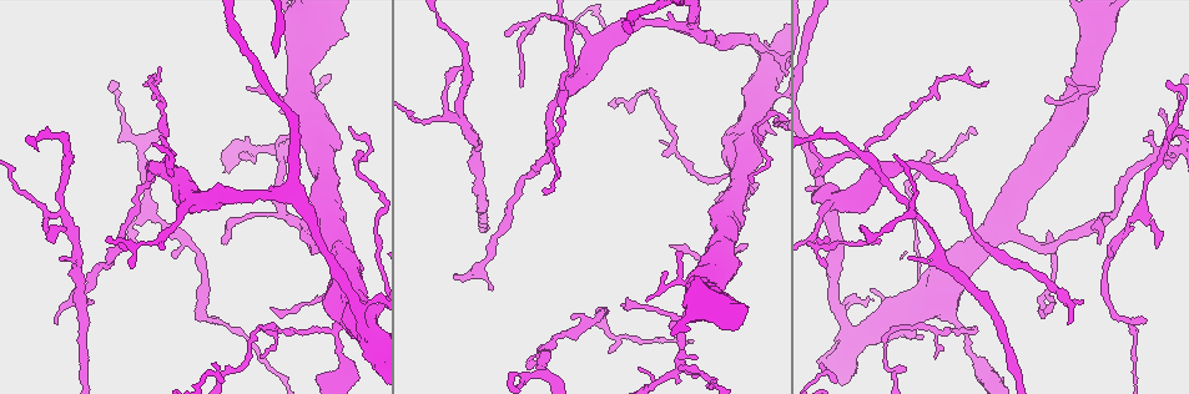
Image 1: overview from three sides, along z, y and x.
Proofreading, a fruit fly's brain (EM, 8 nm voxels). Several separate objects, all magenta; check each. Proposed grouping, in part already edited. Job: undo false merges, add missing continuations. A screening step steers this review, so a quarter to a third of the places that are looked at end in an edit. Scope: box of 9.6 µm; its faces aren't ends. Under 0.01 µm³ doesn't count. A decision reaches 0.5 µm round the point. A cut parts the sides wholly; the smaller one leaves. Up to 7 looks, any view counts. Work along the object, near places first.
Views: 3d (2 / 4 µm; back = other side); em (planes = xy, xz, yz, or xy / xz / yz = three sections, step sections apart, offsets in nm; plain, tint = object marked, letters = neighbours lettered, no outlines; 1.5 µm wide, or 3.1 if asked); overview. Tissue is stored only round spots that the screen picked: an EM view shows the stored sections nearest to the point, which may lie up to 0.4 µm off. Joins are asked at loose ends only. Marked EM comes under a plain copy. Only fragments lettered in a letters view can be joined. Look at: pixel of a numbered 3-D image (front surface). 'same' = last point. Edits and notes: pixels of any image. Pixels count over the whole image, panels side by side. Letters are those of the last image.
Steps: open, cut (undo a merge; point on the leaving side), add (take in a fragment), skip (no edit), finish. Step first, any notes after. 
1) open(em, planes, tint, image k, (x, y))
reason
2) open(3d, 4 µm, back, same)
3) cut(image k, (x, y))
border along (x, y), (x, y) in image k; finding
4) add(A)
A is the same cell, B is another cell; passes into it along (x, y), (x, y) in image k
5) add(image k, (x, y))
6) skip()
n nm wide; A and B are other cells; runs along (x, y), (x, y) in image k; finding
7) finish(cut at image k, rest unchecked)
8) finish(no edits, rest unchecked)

open(3d, 2 µm, image 1, (1046, 304))
branch stops here

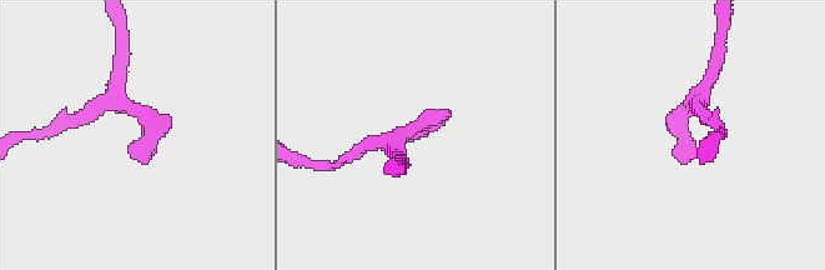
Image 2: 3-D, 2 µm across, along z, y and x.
open(em, planes, tint, image 2, (129, 153))

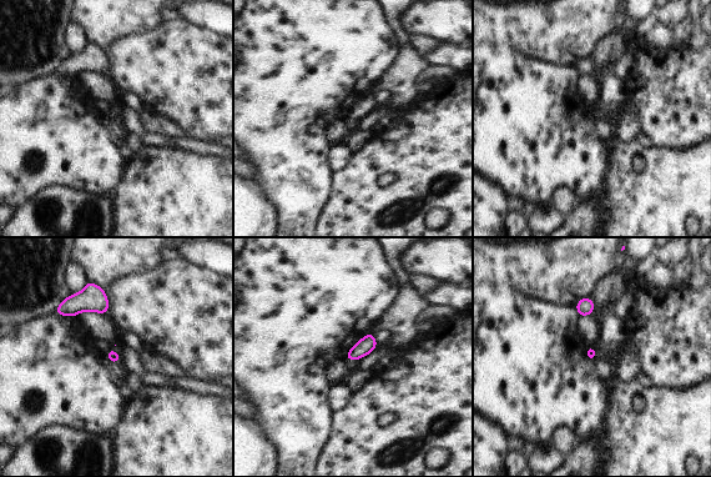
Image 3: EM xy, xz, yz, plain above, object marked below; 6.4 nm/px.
open(em, planes, letters, same)
what lies round it

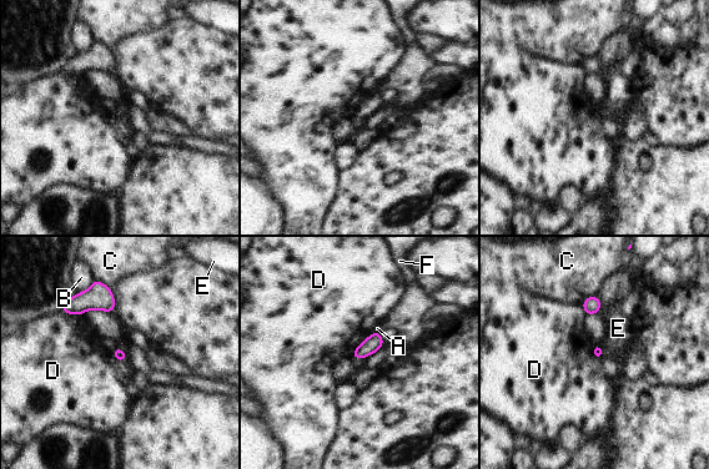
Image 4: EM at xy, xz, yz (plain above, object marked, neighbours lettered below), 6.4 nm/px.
skip()
A, B, C, D, E and F are other cells; border along (376, 329), (351, 356) in image 4; no lettered fragment goes on from it

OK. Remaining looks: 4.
open(em, xy, step 8, tint, image 1, (336, 329))
narrows sharply

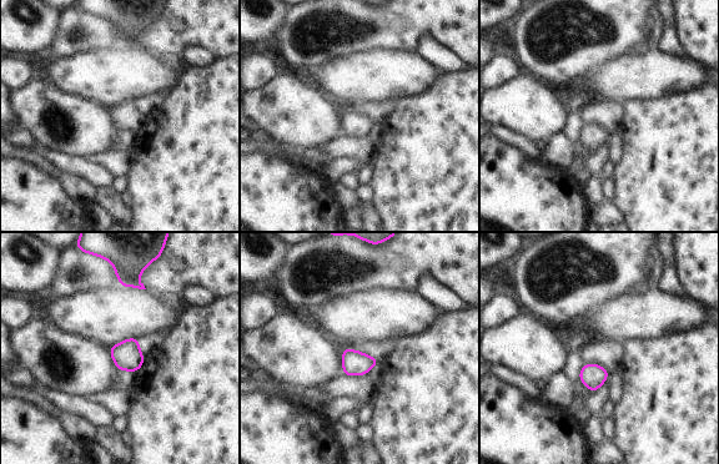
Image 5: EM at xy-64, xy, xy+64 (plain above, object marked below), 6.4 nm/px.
open(em, planes, letters, same)

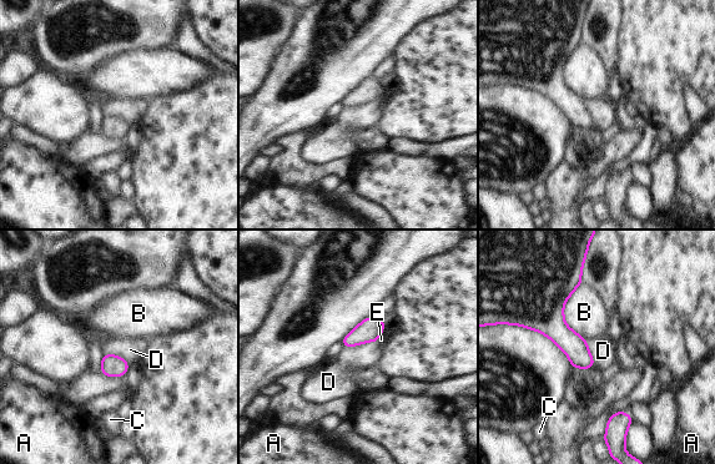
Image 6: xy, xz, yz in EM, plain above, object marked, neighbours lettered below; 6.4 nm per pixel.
skip()
A, B, C, D and E are other cells; border along (377, 341), (343, 347) in image 6; all the same neuron

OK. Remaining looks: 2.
open(em, planes, letters, image 1, (752, 179))

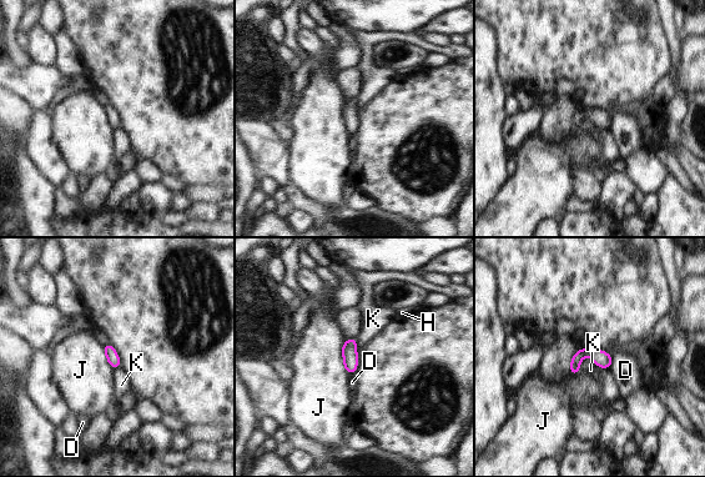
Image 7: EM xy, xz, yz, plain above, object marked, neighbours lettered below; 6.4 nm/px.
skip()
80 nm wide; D, H, J and K are other cells; border along (579, 362), (588, 356), (608, 368) in image 7; no lettered fragment goes on from it

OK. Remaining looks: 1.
finish(no edits, rest unchecked)

